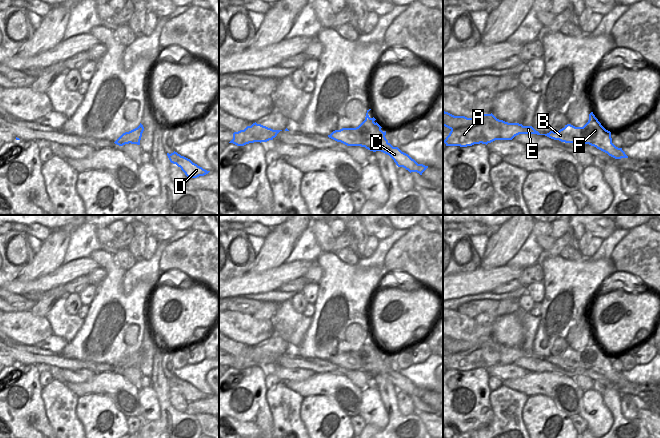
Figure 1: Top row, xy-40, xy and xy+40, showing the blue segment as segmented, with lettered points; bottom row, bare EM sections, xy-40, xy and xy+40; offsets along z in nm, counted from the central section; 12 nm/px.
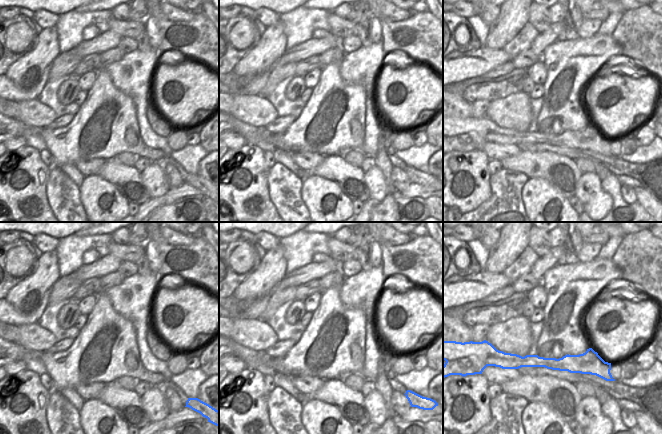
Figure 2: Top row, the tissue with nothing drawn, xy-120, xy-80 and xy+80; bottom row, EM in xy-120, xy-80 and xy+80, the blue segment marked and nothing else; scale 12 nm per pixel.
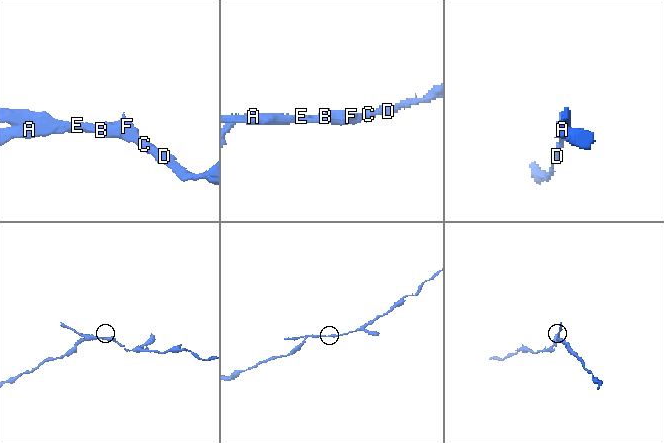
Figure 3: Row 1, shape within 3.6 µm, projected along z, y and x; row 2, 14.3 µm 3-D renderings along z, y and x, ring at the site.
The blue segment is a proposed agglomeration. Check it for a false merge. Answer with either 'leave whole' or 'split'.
split

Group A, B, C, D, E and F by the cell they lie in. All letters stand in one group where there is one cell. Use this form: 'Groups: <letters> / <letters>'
Groups: A / B C D E F

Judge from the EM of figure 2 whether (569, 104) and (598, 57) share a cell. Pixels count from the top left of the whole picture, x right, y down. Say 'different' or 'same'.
same

